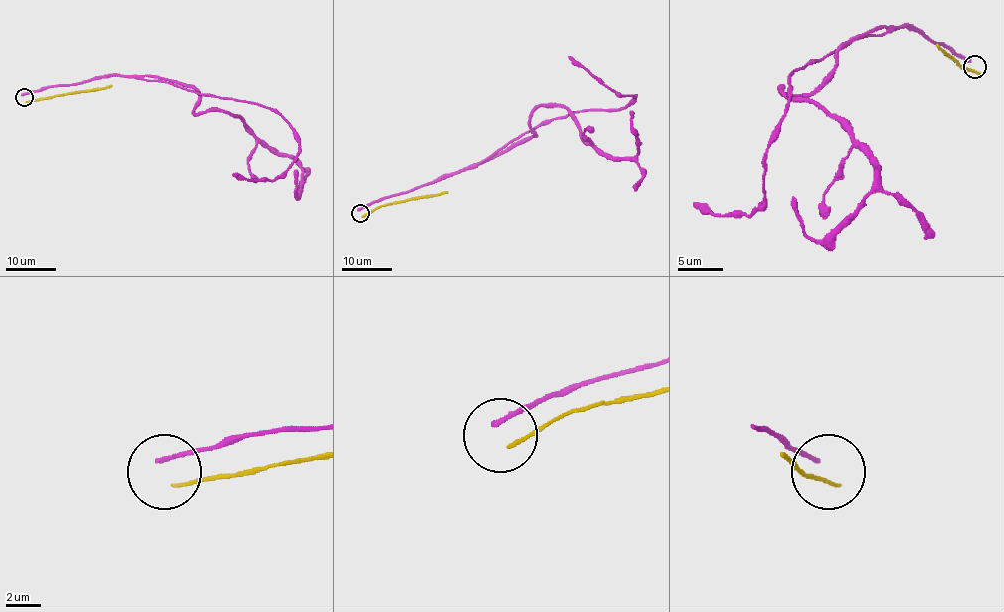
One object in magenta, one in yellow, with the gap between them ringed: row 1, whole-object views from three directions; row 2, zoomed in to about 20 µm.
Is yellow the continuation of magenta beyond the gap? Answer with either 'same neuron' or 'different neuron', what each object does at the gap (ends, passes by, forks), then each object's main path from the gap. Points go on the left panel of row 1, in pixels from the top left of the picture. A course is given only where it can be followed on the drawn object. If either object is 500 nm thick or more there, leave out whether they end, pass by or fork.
different neuron; magenta ends there; yellow ends there; magenta runs (22, 95), (104, 76), (190, 85), (195, 113), (225, 111), (290, 155), (302, 171), (296, 194), (295, 170); yellow runs (26, 101), (111, 85)

